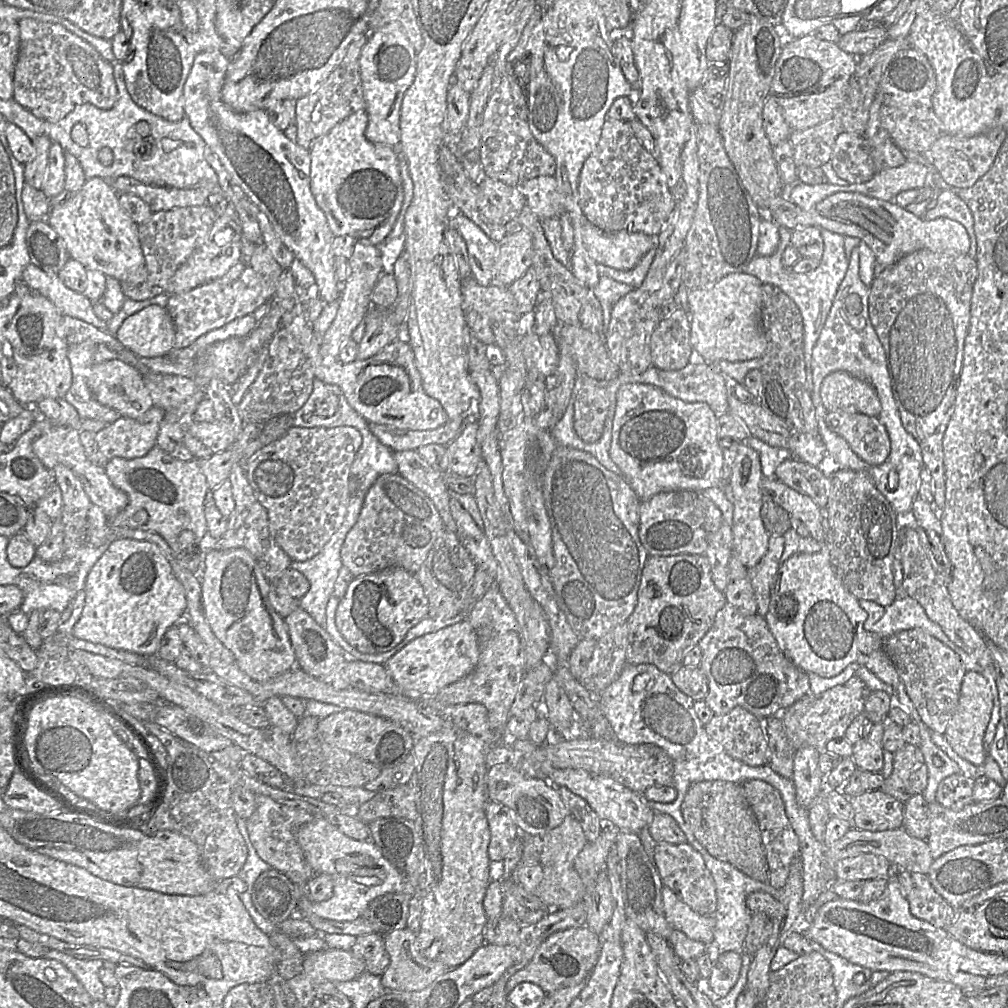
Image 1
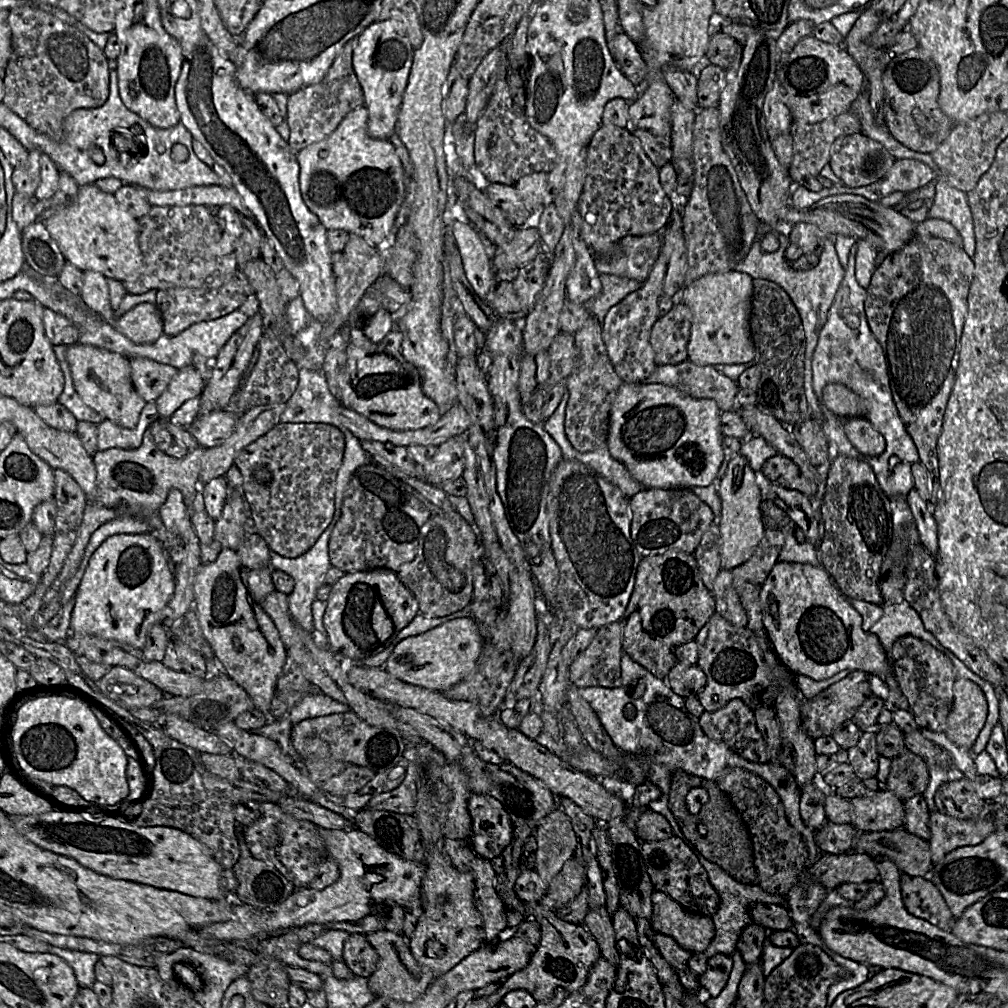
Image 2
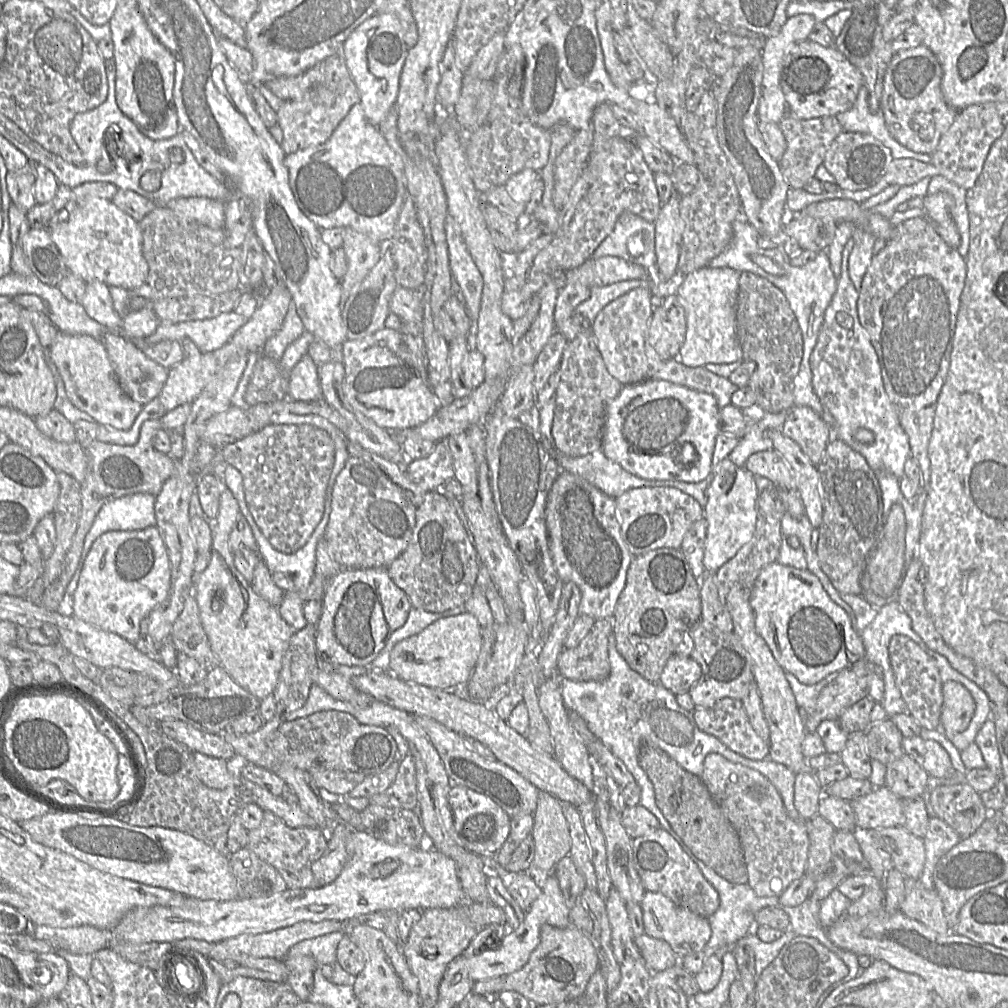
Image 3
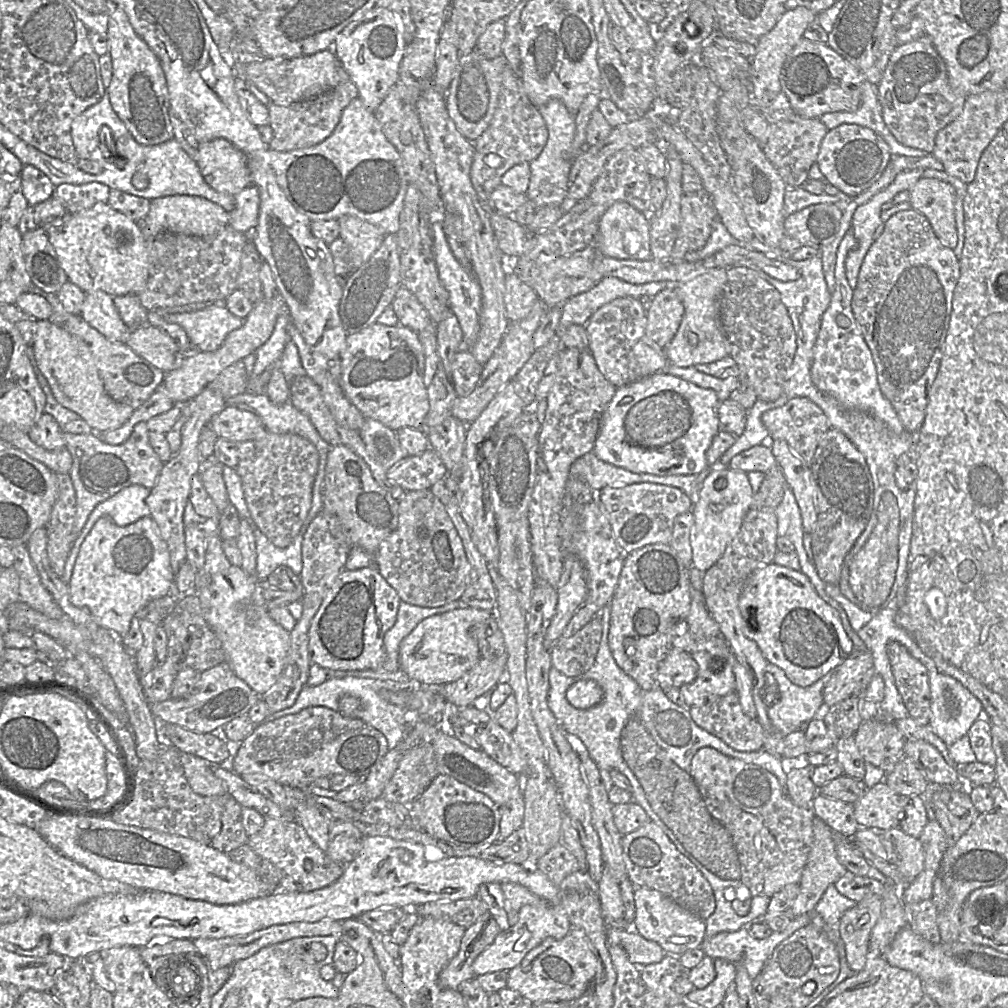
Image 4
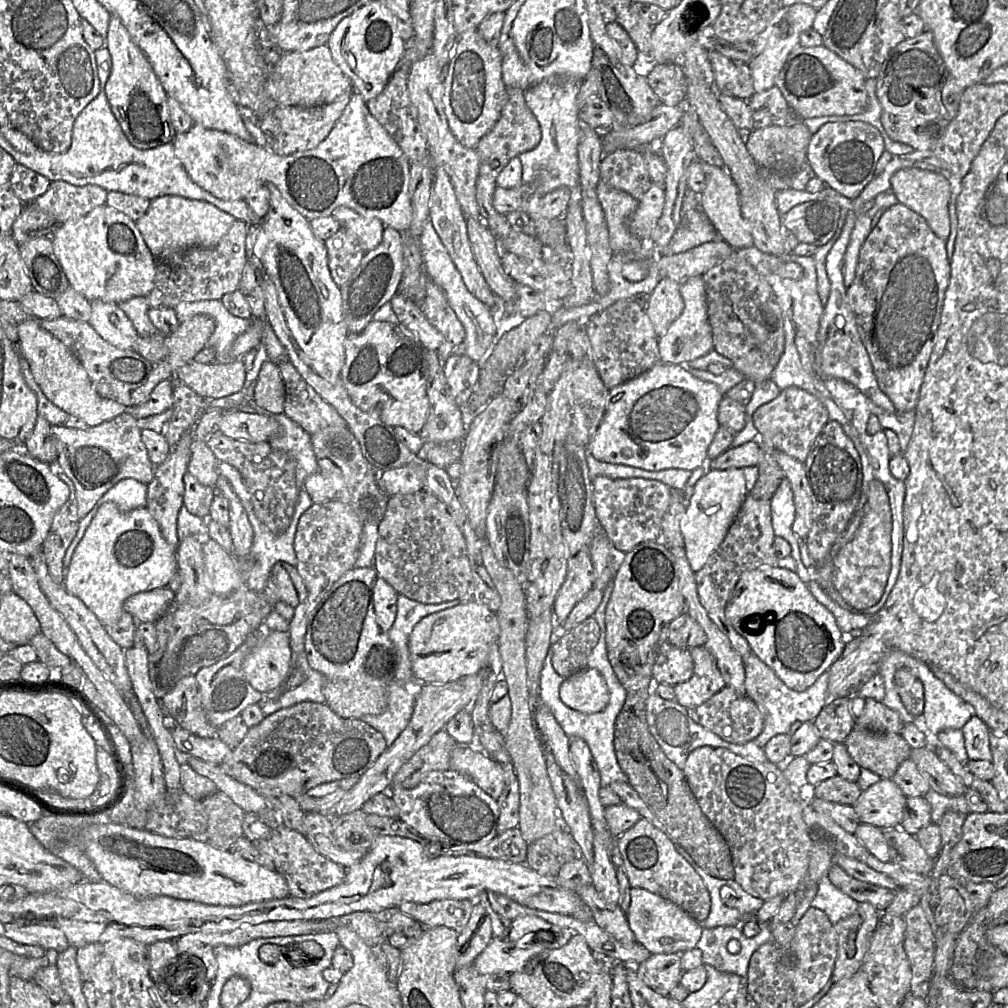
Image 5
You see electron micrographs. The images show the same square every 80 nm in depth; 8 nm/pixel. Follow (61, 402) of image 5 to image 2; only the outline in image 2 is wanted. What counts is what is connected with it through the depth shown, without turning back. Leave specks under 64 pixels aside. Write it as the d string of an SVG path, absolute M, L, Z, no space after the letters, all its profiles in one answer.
M76 343L65 353L74 388L82 401L116 425L134 428L147 402L137 393L131 380L129 359L111 351Z

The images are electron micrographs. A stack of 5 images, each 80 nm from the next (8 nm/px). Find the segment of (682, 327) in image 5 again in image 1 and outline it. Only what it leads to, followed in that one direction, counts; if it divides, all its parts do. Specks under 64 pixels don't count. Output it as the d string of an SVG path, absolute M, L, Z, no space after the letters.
M735 272L723 277L710 288L689 291L690 343L696 358L717 364L722 360L747 361L764 355L767 340L758 323L763 284L754 275Z

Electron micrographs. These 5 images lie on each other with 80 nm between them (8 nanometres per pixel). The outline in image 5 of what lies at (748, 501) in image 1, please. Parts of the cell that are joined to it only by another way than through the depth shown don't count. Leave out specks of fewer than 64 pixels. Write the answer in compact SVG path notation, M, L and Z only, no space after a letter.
M740 468L708 470L697 481L680 522L686 557L694 572L705 565L710 555L722 543L748 493Z

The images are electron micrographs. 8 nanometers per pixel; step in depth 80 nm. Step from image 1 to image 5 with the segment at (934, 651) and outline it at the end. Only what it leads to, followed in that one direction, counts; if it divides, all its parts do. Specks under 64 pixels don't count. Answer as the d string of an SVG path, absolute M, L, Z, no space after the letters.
M907 668L895 672L894 682L901 702L909 713L919 719L924 710L924 688L922 682Z

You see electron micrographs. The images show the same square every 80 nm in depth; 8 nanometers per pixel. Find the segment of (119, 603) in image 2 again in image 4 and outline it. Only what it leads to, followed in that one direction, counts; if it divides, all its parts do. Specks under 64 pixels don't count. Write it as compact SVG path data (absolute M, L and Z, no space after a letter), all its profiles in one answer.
M150 516L127 526L118 526L109 517L101 517L80 546L68 583L70 601L74 606L86 609L99 627L119 638L128 633L133 618L149 603L173 591L174 576L168 546Z

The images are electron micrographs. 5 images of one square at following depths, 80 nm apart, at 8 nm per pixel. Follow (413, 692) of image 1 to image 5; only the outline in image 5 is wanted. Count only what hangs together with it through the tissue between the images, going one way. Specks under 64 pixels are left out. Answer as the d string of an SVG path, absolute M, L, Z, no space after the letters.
M475 602L460 603L422 618L409 636L408 646L413 678L422 684L444 684L478 673L488 661L493 643L498 642L500 626L496 614L485 605Z

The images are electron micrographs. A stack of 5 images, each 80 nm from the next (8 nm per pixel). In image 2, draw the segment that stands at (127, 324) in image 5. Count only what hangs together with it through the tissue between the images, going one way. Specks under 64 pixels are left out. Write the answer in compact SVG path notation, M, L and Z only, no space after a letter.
M92 270L84 272L84 283L80 298L91 312L102 320L113 324L115 328L115 312L110 305L107 279L101 273Z

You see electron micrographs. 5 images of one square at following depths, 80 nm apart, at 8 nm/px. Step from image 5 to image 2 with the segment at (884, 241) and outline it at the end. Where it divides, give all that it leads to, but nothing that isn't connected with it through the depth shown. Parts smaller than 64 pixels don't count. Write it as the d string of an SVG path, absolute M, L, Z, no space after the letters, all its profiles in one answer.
M929 233L915 234L915 236L903 248L896 252L888 254L882 264L875 268L870 284L868 288L866 288L867 296L864 302L864 309L867 322L875 338L882 347L891 394L899 412L900 418L904 424L906 431L909 433L917 447L919 462L921 462L928 471L931 493L929 503L931 505L935 505L938 502L941 494L937 444L942 431L943 418L947 403L955 383L956 371L959 362L961 336L968 311L967 300L973 275L973 259L961 247L958 247L947 240L934 237Z

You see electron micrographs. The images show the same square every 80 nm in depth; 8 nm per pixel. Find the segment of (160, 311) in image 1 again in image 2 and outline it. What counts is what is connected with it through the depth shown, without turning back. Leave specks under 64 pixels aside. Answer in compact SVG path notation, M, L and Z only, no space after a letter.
M152 303L139 304L116 319L115 329L137 344L154 343L164 334L161 313Z

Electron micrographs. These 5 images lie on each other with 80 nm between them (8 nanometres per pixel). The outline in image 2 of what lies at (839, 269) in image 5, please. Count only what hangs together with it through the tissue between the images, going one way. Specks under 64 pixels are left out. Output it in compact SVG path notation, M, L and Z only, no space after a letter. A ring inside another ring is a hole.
M855 244L850 250L843 280L829 309L827 321L820 332L813 353L813 390L821 409L820 423L833 452L867 462L887 497L906 498L909 491L914 488L911 465L919 462L919 454L894 403L882 347L867 322L864 309L867 290L861 287L856 280L856 255L857 246ZM830 383L845 385L865 402L864 417L883 435L886 441L886 448L881 455L873 457L862 454L849 441L843 428L843 421L846 418L840 418L834 414L823 401L824 387Z

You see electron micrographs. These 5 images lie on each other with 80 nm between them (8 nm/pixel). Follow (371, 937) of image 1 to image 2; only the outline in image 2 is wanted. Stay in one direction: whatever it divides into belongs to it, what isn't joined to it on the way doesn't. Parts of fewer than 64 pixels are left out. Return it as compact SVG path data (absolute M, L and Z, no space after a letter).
M349 934L344 943L342 960L353 975L370 977L377 968L379 956L363 934Z

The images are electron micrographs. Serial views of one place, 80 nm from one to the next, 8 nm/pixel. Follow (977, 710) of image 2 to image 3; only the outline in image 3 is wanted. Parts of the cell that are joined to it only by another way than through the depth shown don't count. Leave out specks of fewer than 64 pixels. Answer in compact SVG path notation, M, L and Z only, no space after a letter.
M956 681L943 683L943 705L941 711L942 732L950 740L965 731L975 712L975 701L971 693Z

